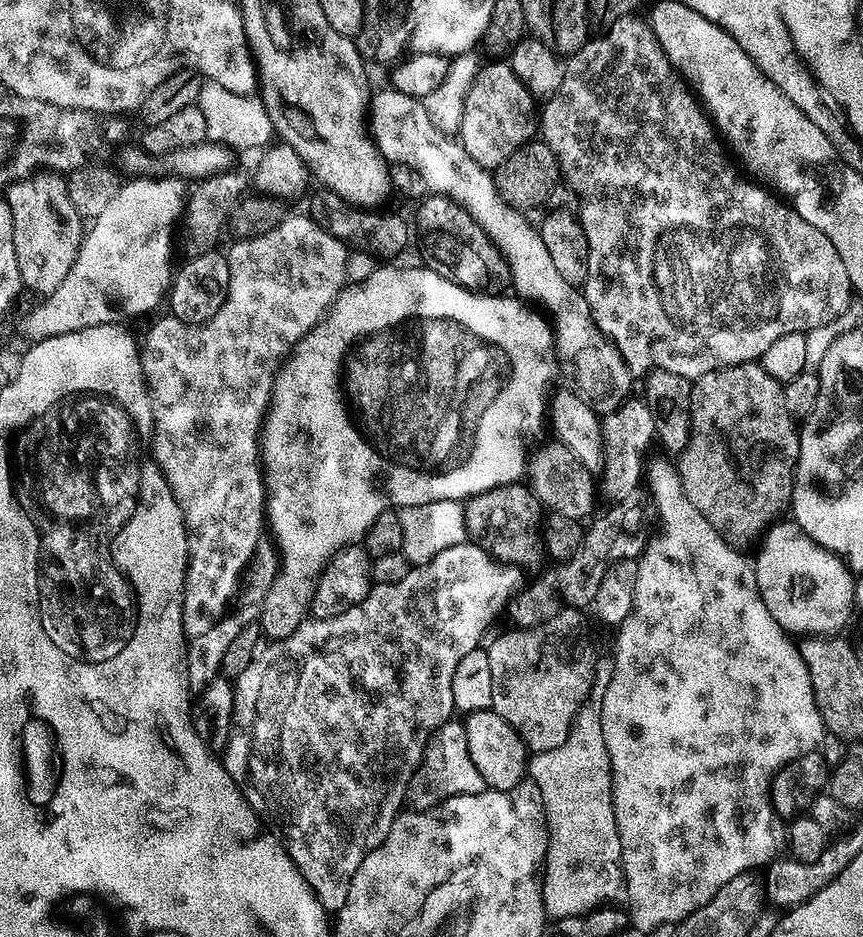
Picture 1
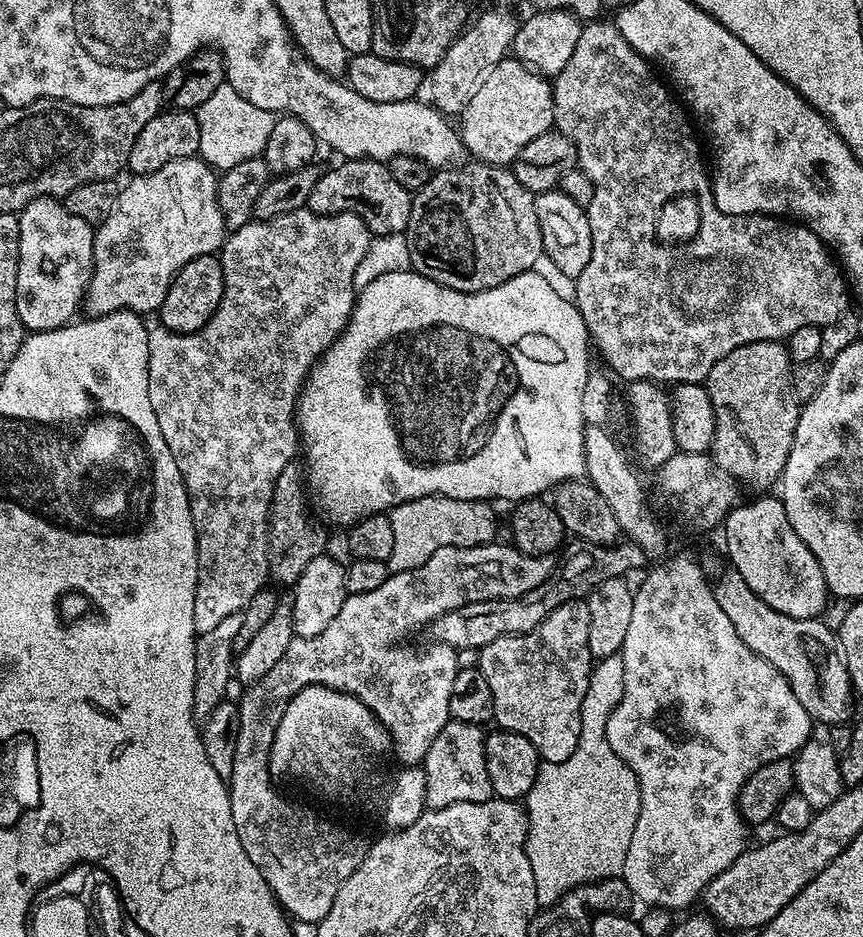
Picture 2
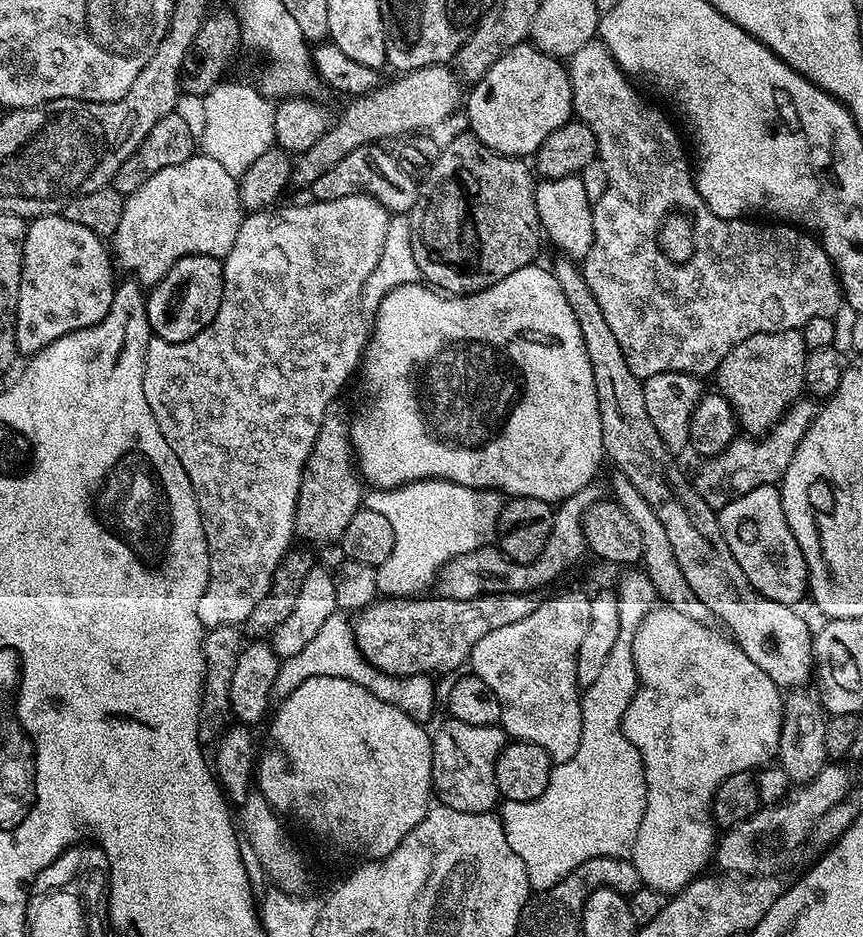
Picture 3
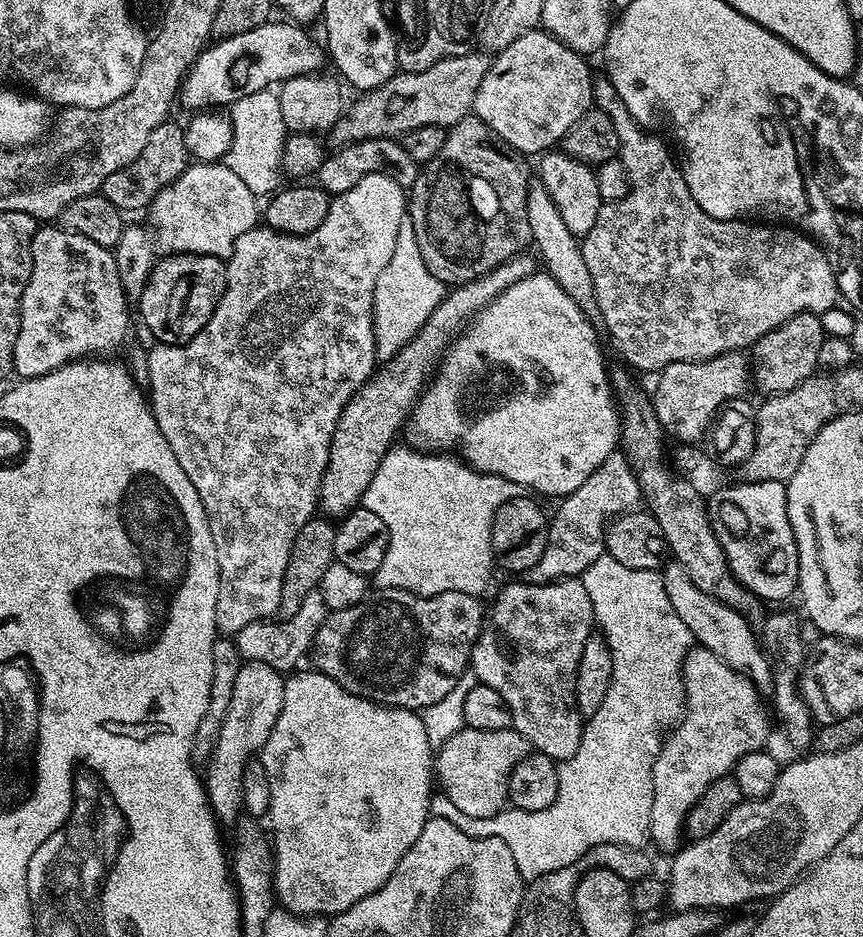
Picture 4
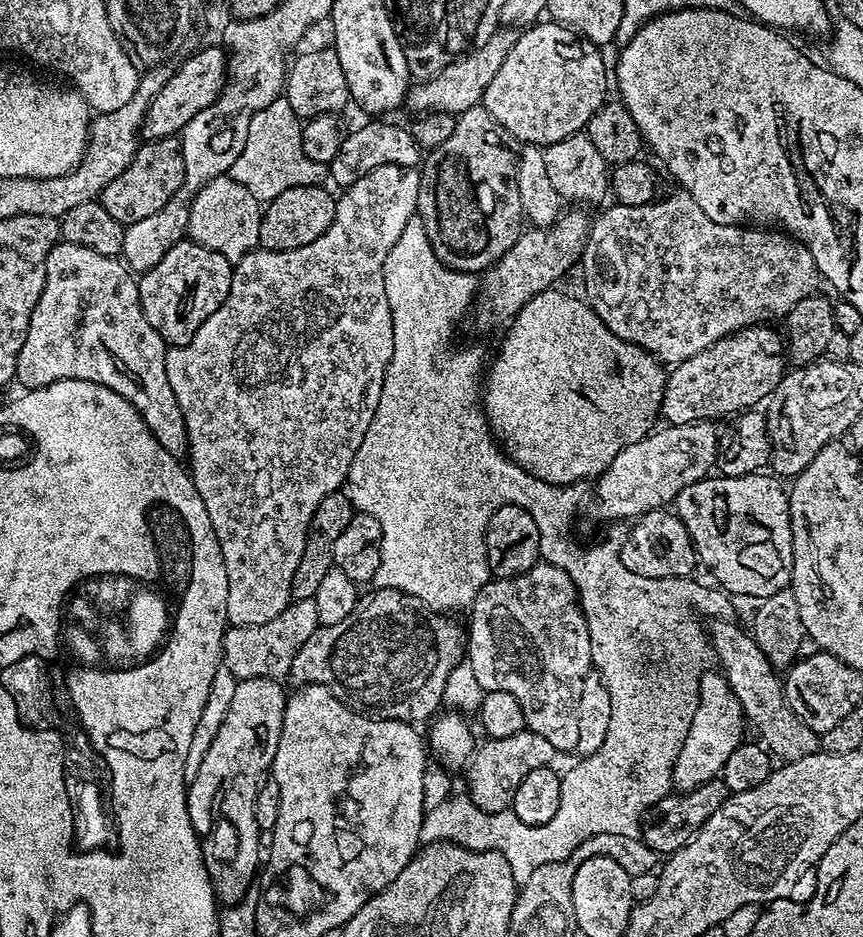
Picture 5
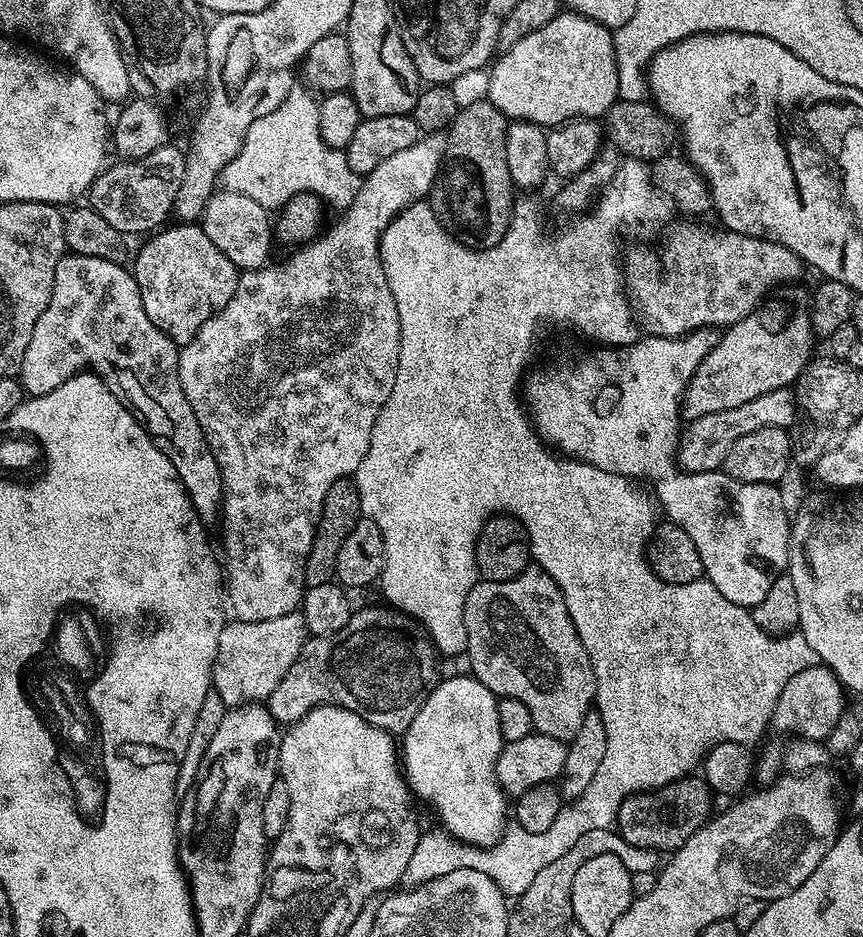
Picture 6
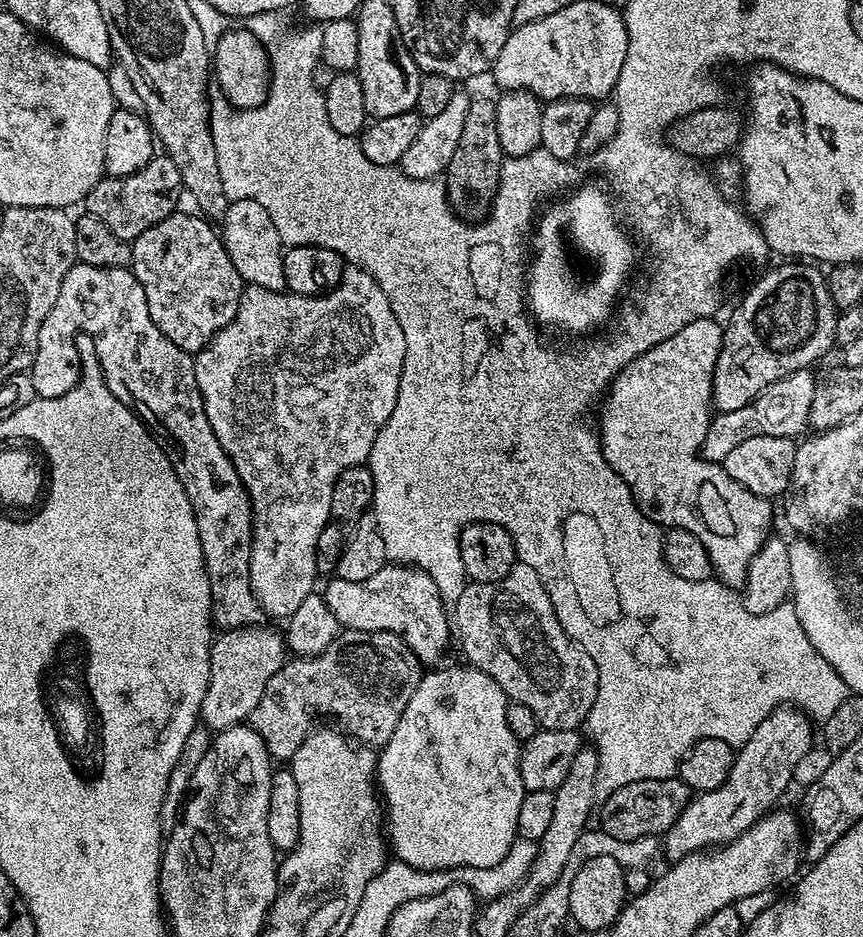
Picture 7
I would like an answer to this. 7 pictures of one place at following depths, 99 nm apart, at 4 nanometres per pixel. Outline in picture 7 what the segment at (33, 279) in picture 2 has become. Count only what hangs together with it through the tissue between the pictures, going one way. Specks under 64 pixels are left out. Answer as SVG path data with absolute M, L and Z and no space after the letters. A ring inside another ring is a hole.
M77 262L70 270L66 270L66 278L62 278L62 290L58 290L58 302L54 302L54 310L46 314L46 322L42 322L42 330L38 330L38 350L30 369L37 397L58 398L80 380L82 359L80 360L80 352L76 349L76 335L79 332L92 339L92 344L96 347L95 359L104 372L105 382L114 395L126 407L131 408L148 427L148 431L160 441L161 448L168 455L170 466L174 466L174 474L178 474L182 482L182 490L186 490L186 498L190 498L194 522L198 522L202 558L206 574L210 578L213 625L220 630L263 625L266 613L250 586L252 503L242 478L238 478L238 470L234 470L234 462L226 454L226 450L222 450L218 438L214 438L214 430L210 430L210 418L206 418L206 406L194 378L195 359L174 346L174 342L170 342L170 338L166 338L166 334L162 334L162 330L154 326L154 318L150 318L150 306L146 306L146 294L132 271Z

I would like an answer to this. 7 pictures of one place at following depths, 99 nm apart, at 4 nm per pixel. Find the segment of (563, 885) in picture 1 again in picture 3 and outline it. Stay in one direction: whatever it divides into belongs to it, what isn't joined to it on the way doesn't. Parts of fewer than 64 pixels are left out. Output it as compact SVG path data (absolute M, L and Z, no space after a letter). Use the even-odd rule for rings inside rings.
M620 639L622 650L622 668L602 669L602 678L592 685L596 687L596 700L581 699L582 706L582 742L574 758L564 764L557 764L550 774L550 782L546 790L536 800L530 802L514 802L504 800L499 805L498 815L506 830L506 842L510 842L510 850L522 858L528 875L528 886L533 893L539 894L553 888L570 870L578 870L584 862L592 858L631 857L634 838L638 838L638 826L642 826L642 814L646 814L646 778L644 763L638 750L626 738L624 733L624 712L630 706L632 694L638 687L636 673L632 666L631 639Z

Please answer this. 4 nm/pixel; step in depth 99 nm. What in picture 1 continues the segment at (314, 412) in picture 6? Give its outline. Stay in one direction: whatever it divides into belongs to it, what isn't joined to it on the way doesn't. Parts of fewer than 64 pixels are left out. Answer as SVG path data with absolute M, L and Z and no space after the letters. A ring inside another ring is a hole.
M285 215L284 221L274 230L266 230L266 234L252 236L248 240L237 239L232 249L227 249L226 255L230 266L230 282L228 293L214 318L205 324L184 324L179 318L165 314L161 320L156 320L148 328L144 340L139 345L140 365L144 371L144 385L148 388L150 415L150 456L156 461L161 474L166 478L173 494L182 490L182 518L184 530L188 535L188 569L184 575L184 594L180 598L180 621L184 627L185 637L191 638L198 634L206 634L210 626L229 607L232 599L237 599L242 587L242 577L246 569L253 563L256 547L266 528L266 493L264 491L264 474L262 471L262 425L272 400L272 378L278 365L292 351L294 345L312 329L318 321L324 318L325 312L336 300L336 295L345 287L344 270L350 266L350 248L343 240L324 229L323 223L311 220L308 216Z

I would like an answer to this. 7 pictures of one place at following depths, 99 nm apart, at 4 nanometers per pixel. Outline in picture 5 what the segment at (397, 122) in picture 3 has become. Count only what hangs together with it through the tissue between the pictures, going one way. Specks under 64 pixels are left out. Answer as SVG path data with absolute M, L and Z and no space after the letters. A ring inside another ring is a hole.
M511 26L497 27L495 34L480 40L477 47L470 52L465 52L454 62L450 62L450 66L446 66L436 76L413 83L406 97L406 108L409 108L412 114L429 112L459 114L470 110L475 104L483 101L486 86L490 86L494 74L498 74L502 62L506 62L506 54L510 54L514 42L518 42L519 37L520 32Z

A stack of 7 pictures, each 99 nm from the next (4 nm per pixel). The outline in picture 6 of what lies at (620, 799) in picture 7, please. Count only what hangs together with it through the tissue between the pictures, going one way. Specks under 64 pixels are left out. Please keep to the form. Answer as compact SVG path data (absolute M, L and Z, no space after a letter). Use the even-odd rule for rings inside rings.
M689 774L675 780L665 788L654 788L651 792L635 792L618 806L614 825L630 846L650 848L660 854L671 854L689 840L713 815L714 793L704 781L703 775Z

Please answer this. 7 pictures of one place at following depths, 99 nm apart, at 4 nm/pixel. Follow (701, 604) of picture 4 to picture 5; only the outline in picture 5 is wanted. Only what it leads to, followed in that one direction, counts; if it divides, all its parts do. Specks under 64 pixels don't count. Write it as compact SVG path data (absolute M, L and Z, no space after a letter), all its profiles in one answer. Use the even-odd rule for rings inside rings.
M732 618L713 619L706 631L718 664L720 660L722 675L728 679L728 685L742 706L745 721L751 727L752 724L756 727L757 734L761 736L757 737L773 757L787 762L821 751L821 737L808 725L807 720L798 718L798 714L790 710L784 697L781 673L773 668L766 654L758 650L758 642L754 642L751 631L747 627L739 628Z

